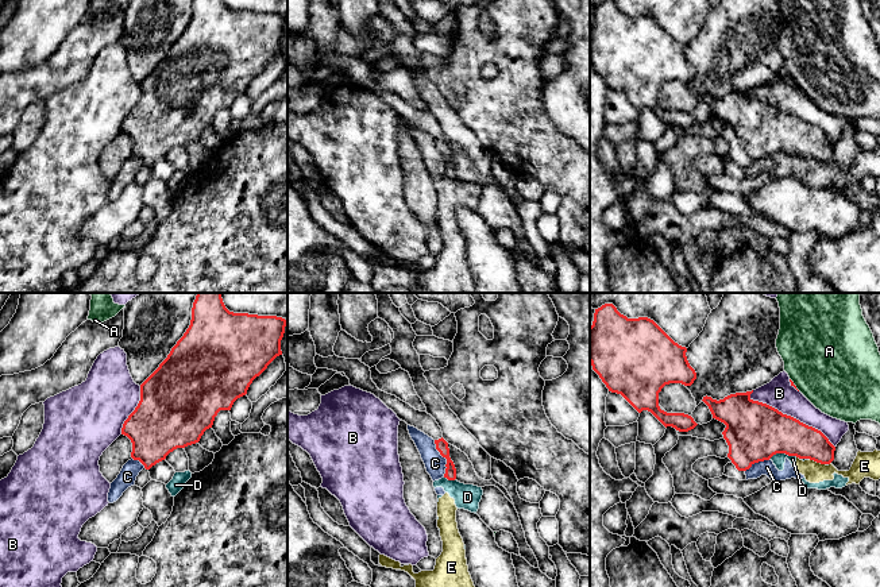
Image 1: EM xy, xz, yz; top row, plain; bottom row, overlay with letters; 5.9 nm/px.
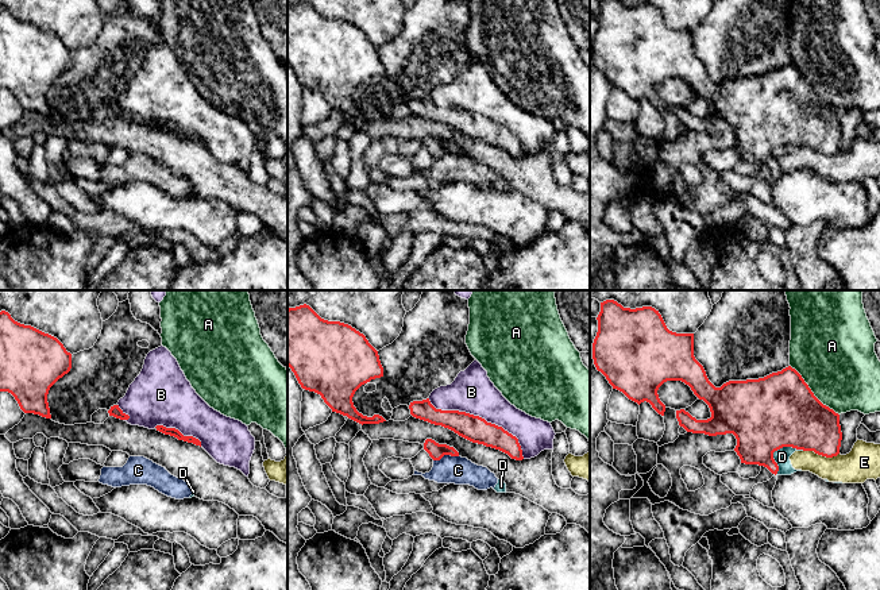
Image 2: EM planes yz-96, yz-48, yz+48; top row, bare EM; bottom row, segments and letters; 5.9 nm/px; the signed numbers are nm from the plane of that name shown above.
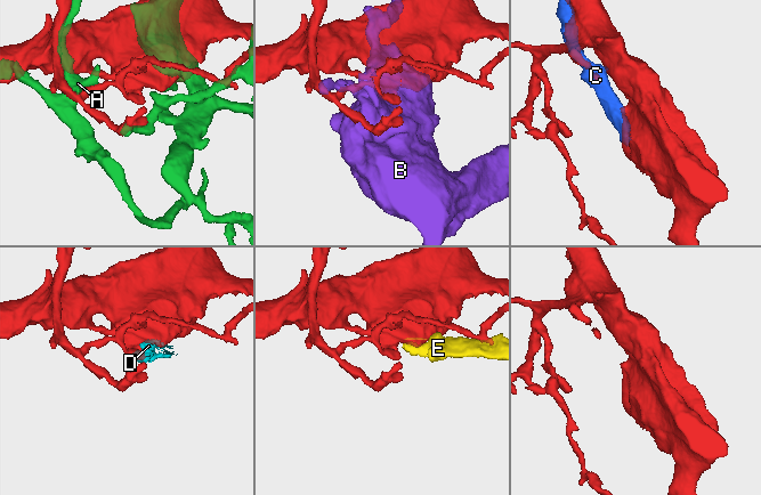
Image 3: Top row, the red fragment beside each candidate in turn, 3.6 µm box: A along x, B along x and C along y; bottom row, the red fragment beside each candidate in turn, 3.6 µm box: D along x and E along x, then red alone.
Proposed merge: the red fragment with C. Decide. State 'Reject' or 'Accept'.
Reject

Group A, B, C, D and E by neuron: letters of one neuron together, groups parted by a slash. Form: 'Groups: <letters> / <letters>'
Groups: A / B / C D E

